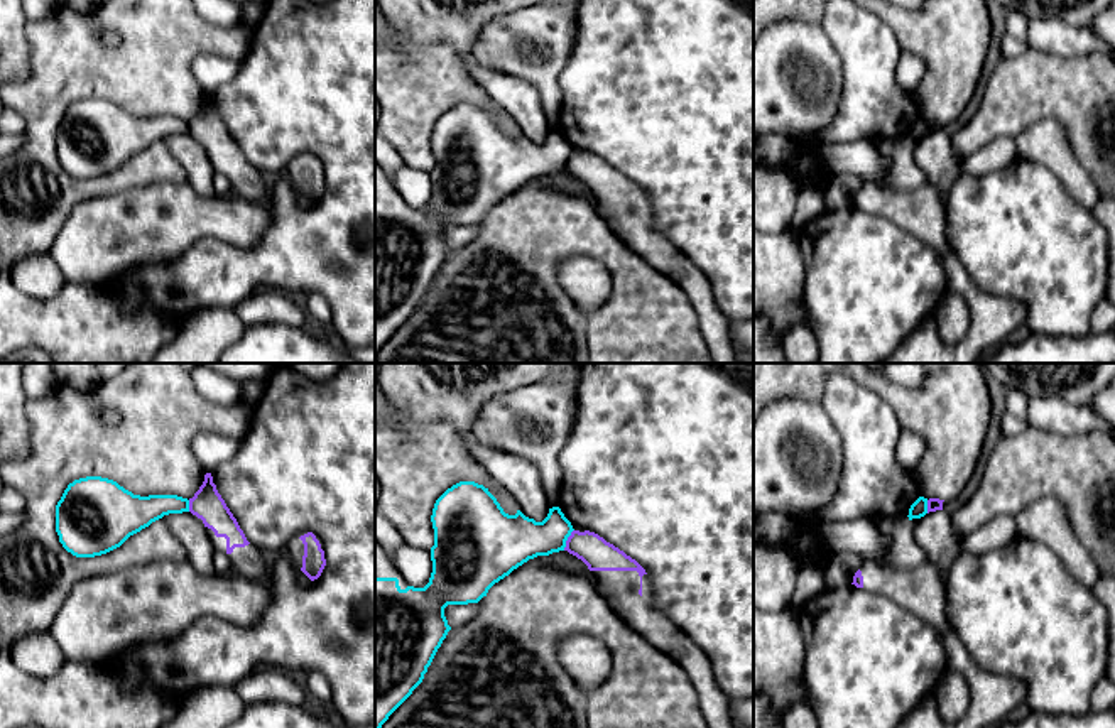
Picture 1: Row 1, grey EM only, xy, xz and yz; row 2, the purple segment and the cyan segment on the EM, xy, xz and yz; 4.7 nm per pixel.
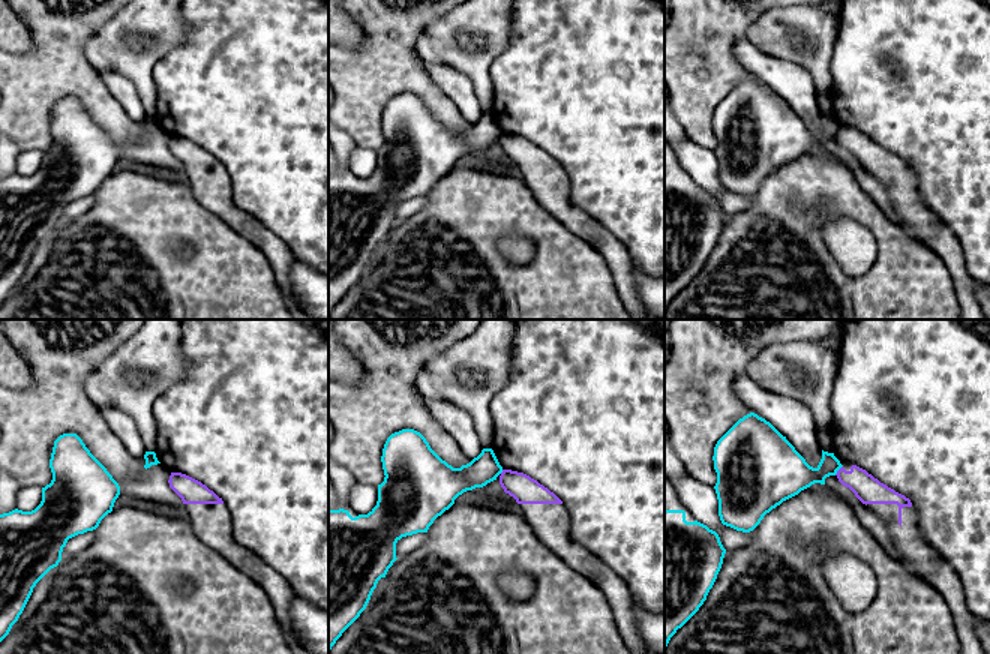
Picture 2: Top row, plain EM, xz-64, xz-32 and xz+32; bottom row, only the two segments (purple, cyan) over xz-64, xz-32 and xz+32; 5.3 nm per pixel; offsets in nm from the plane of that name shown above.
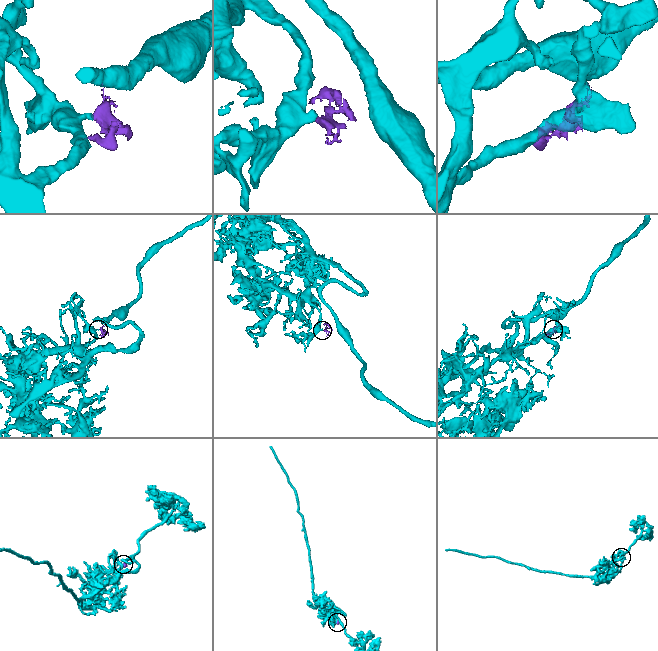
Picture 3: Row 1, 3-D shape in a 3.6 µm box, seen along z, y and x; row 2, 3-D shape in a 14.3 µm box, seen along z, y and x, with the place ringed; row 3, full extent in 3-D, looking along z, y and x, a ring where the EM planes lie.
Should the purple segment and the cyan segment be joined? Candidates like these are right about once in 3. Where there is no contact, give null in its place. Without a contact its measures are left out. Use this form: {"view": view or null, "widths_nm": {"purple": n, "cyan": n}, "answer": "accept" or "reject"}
{"view": "xz", "widths_nm": {"purple": 150, "cyan": 240}, "answer": "reject"}

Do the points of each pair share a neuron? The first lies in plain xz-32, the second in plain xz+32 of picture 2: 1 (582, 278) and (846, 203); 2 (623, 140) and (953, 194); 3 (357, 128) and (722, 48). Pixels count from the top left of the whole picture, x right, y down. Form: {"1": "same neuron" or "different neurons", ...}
{"1": "same neuron", "2": "same neuron", "3": "same neuron"}

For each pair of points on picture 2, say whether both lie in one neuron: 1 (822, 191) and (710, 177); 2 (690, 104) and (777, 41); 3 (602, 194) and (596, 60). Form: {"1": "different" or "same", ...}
{"1": "different", "2": "different", "3": "same"}

